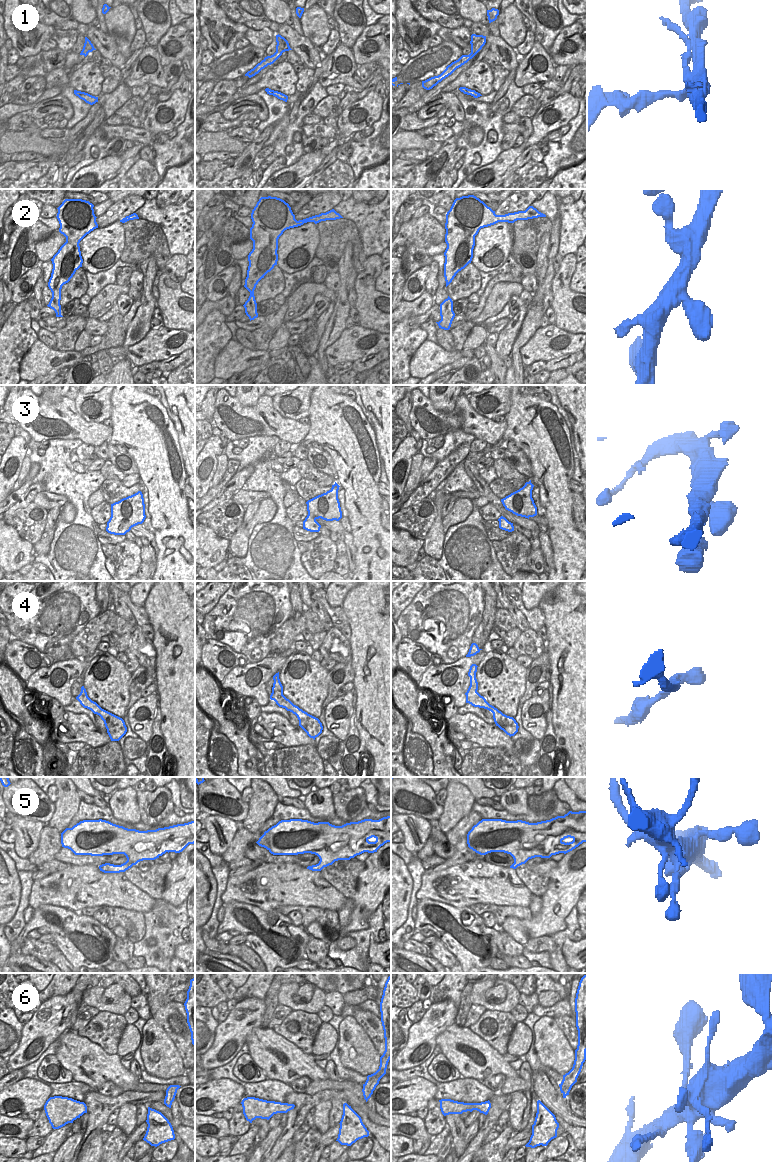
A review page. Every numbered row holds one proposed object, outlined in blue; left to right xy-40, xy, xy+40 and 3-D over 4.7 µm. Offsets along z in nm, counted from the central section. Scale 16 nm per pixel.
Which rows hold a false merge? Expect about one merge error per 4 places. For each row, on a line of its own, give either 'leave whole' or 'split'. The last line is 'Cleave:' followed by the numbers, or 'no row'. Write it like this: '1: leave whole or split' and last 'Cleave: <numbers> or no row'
1: leave whole
2: leave whole
3: leave whole
4: leave whole
5: leave whole
6: leave whole
Cleave: no row

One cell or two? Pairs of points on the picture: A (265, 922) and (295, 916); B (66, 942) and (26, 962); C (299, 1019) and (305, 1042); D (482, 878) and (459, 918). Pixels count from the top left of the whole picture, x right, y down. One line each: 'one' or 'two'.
A: two
B: two
C: one
D: two

